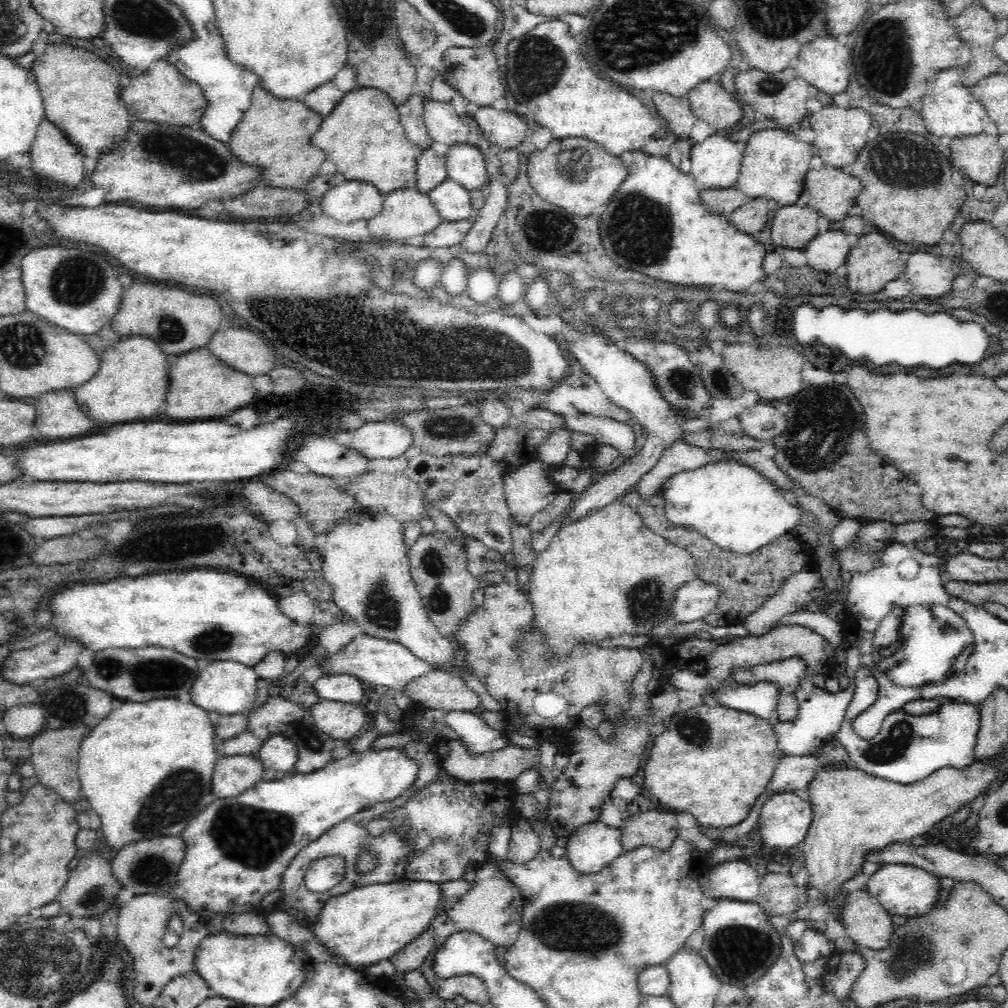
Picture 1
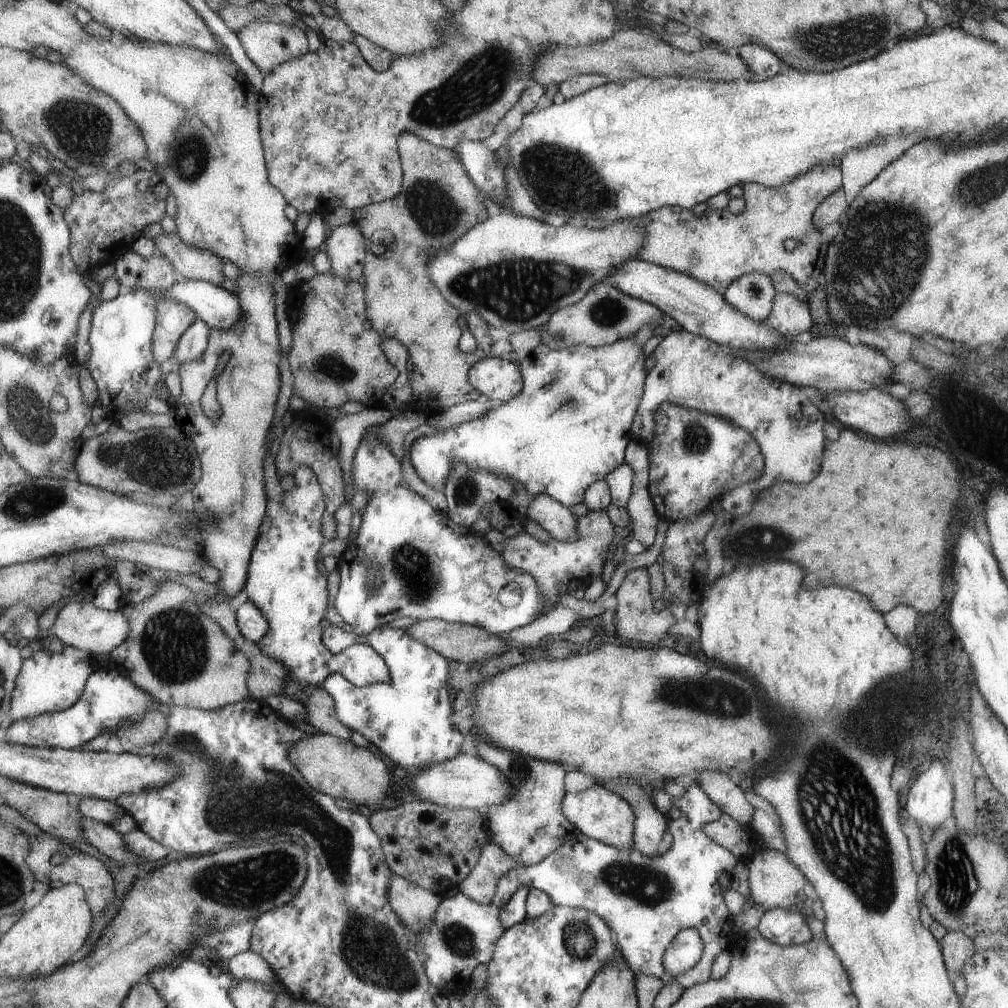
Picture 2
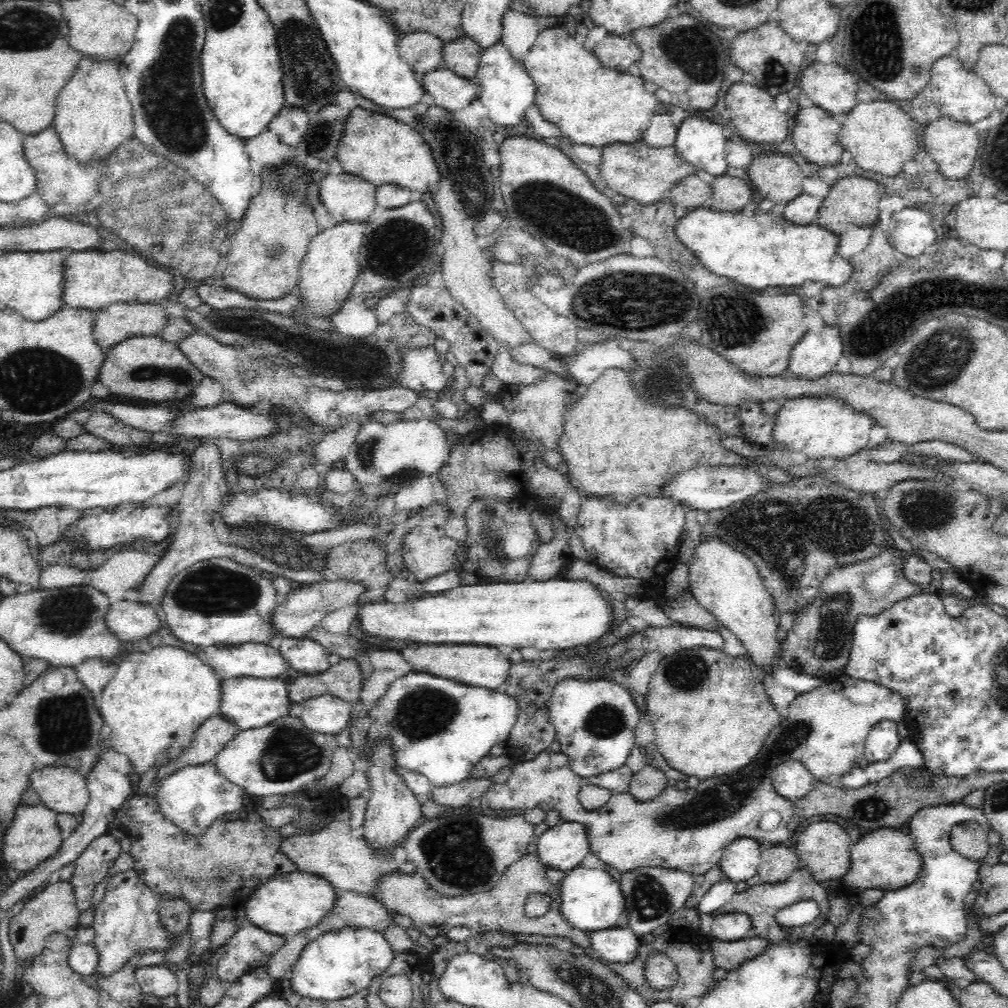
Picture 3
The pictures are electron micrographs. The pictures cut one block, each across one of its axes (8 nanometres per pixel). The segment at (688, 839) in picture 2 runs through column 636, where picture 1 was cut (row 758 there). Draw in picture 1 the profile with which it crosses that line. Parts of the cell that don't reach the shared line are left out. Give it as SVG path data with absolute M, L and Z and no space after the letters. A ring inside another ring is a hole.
M859 666L855 673L854 696L850 701L845 714L845 720L836 733L836 737L846 749L847 754L855 766L864 772L883 778L901 785L909 785L913 782L928 778L930 774L944 767L956 767L956 769L965 769L975 760L975 744L977 743L977 734L979 731L979 722L981 719L979 705L964 703L956 700L945 700L934 713L924 714L923 716L908 715L906 712L890 712L884 719L879 733L871 739L862 739L856 731L852 730L854 719L864 712L878 698L879 684L872 670L867 666Z

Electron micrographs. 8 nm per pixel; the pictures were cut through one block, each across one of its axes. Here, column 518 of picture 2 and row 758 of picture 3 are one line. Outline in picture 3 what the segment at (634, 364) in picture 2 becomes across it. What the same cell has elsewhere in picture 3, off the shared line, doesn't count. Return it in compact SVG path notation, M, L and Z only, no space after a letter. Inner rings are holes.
M411 671L410 674L391 682L386 692L367 711L366 716L371 718L372 722L367 728L364 747L366 752L370 752L372 742L382 738L382 735L389 735L398 770L422 773L432 786L447 787L470 778L471 770L478 761L488 756L494 745L509 738L518 715L518 703L502 689L483 689L421 671Z

